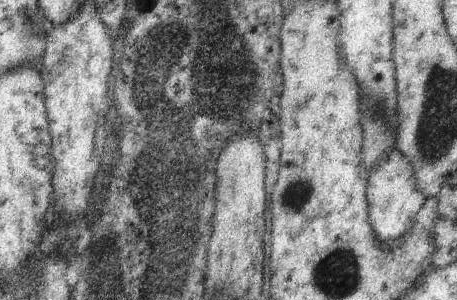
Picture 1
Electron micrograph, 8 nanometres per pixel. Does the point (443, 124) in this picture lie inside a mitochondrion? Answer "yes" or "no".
yes

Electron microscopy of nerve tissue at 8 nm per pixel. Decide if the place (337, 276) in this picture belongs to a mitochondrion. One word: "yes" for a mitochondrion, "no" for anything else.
yes

